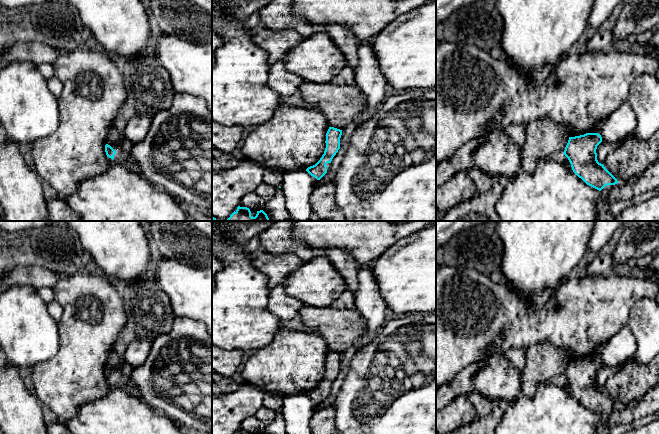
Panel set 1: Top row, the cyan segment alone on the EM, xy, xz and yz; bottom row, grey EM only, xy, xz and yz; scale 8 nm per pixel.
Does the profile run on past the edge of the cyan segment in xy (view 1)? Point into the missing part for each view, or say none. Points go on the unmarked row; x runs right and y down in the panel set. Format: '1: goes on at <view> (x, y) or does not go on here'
1: does not go on here

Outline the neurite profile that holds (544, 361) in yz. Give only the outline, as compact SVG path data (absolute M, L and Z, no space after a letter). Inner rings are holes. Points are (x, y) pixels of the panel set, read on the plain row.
M549 341L531 345L526 349L526 362L521 371L522 394L533 397L538 384L563 378L568 364L564 352Z

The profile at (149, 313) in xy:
M147 277L124 285L124 310L126 324L117 336L114 344L115 352L123 356L127 346L136 340L153 342L159 335L168 333L176 318L168 295L156 281Z

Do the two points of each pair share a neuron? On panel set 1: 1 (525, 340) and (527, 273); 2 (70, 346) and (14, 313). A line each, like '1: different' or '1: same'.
1: different
2: different

